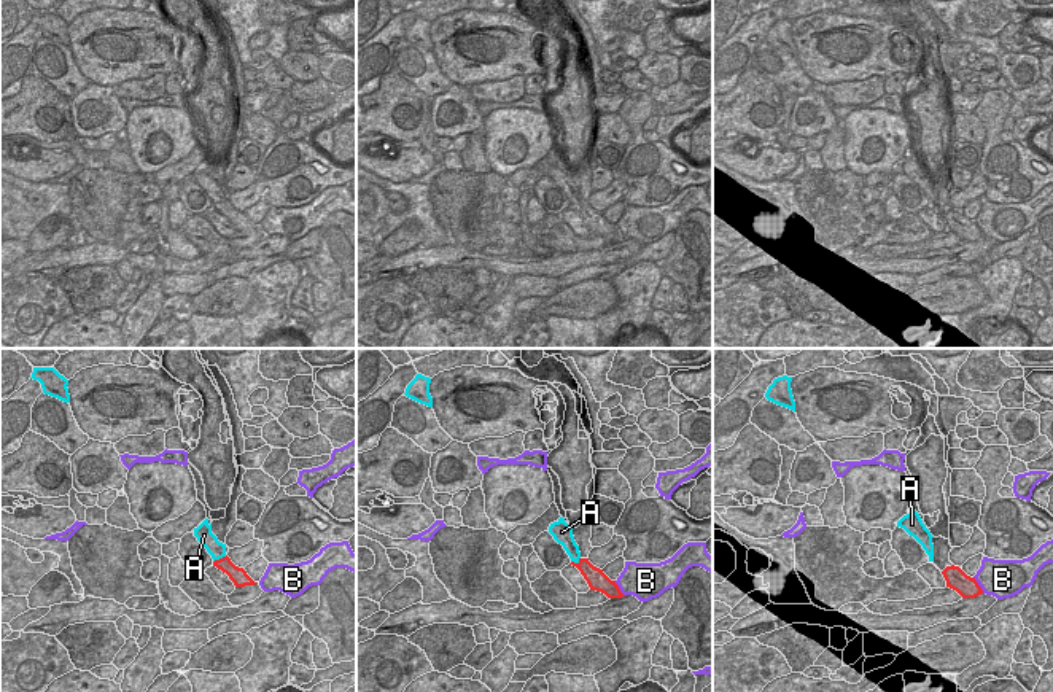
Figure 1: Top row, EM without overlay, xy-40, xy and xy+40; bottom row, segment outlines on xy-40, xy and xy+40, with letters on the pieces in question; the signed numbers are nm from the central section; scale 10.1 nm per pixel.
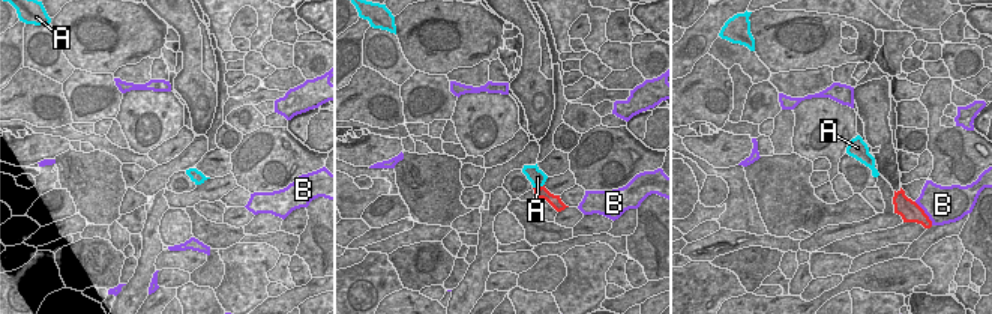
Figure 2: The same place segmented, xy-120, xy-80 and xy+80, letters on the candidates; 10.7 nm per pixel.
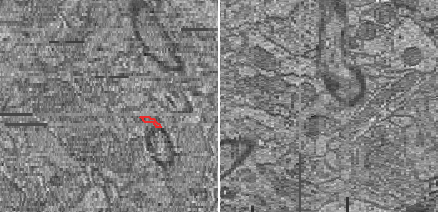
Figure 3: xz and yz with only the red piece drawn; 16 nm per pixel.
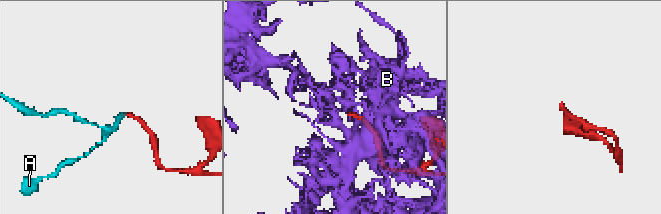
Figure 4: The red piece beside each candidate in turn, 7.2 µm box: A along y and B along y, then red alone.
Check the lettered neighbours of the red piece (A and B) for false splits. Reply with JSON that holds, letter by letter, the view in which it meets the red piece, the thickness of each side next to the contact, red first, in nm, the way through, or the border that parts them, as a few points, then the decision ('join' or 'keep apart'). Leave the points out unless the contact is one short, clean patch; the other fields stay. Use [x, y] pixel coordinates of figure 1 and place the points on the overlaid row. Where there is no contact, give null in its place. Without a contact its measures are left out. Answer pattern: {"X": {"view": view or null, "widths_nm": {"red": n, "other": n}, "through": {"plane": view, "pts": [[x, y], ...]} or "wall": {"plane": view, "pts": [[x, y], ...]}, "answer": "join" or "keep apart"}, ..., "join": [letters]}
{"A": {"view": "xy-40", "widths_nm": {"red": 160, "other": 170}, "through": {"plane": "xy-40", "pts": [[237, 575], [220, 559], [217, 549]]}, "answer": "join"}, "B": {"view": "xy+40", "widths_nm": {"red": 220, "other": 380}, "answer": "keep apart"}, "join": ["A"]}

